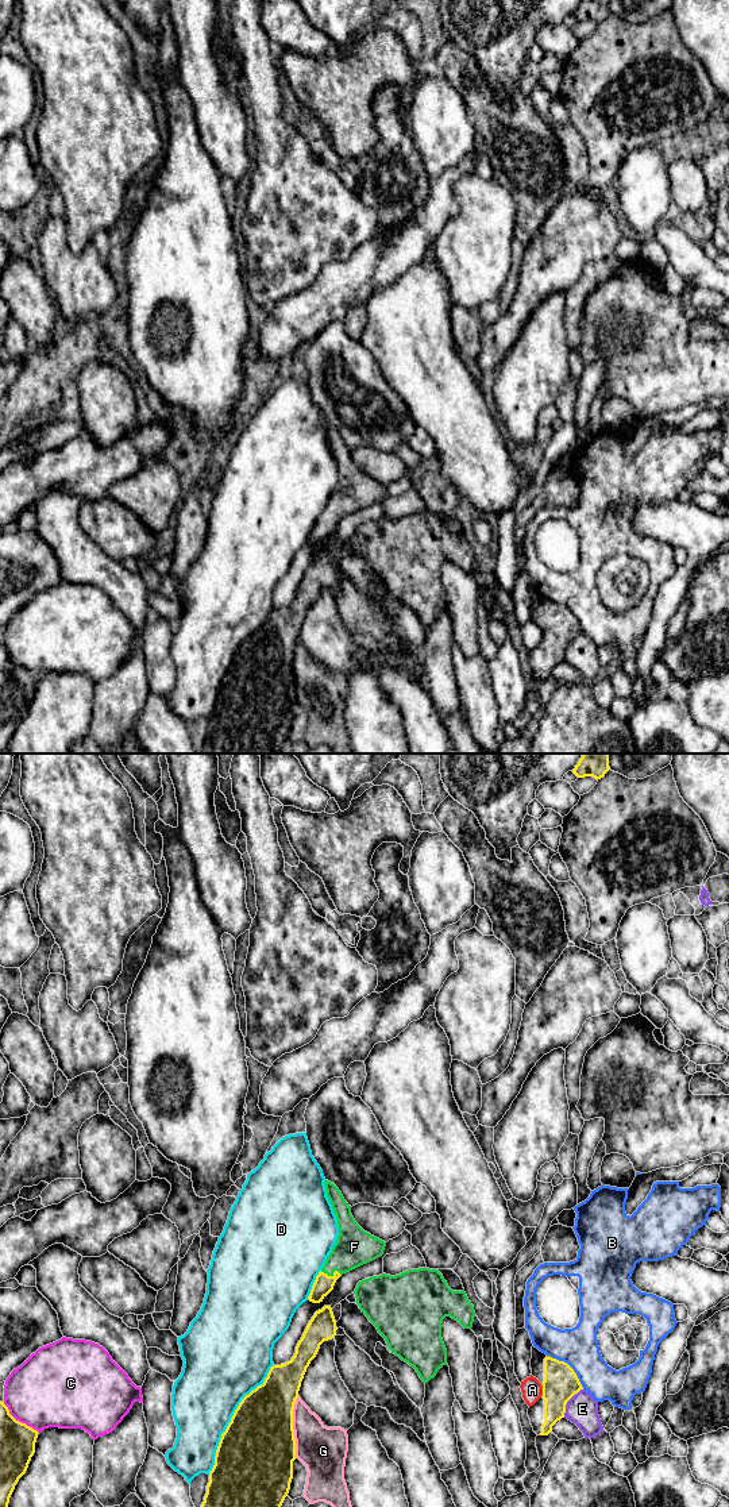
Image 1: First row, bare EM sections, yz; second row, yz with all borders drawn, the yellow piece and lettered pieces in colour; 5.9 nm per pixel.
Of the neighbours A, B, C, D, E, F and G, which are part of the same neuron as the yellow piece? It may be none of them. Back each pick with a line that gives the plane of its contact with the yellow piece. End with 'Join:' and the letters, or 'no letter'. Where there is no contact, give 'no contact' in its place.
F: yz
Join: F

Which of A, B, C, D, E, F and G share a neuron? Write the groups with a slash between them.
A / B / C / D / E / F / G

